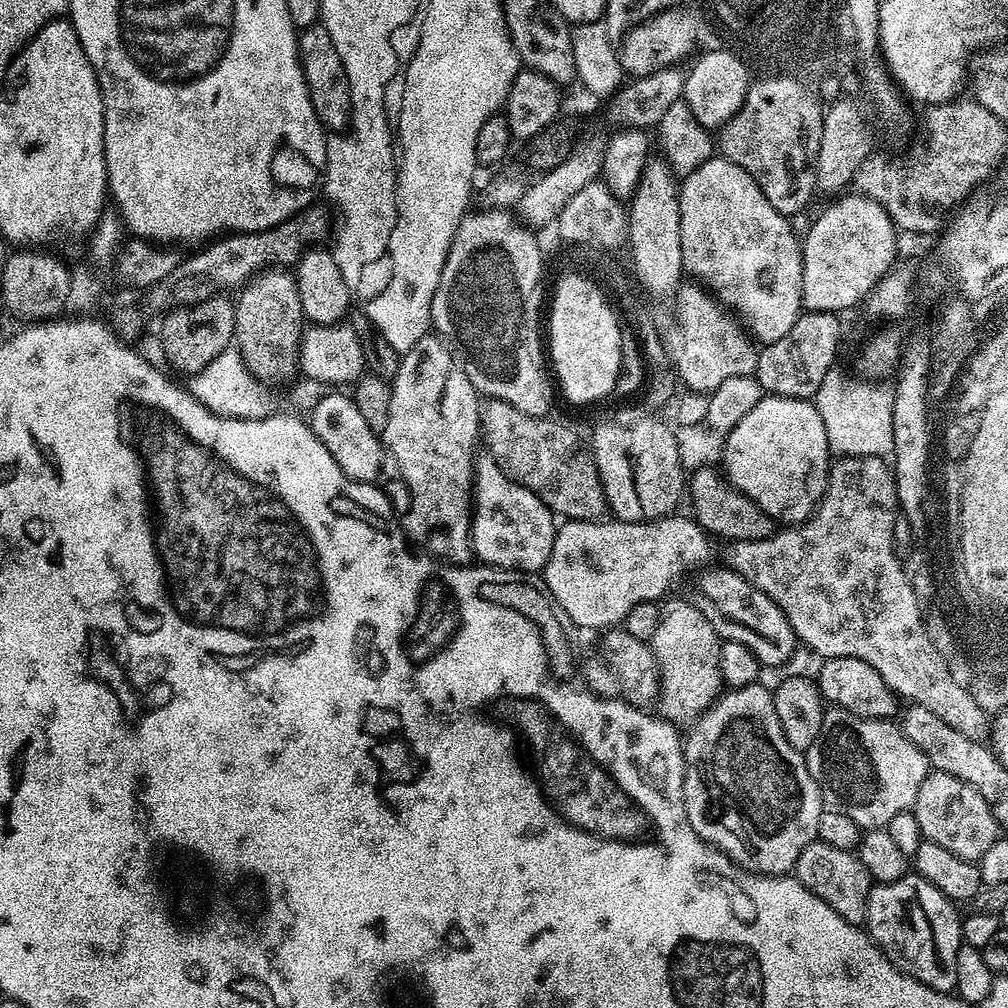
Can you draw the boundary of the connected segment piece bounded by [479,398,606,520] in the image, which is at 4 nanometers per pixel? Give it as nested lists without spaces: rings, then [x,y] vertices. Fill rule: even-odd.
[[[488,398],[480,406],[480,435],[499,471],[529,488],[557,517],[596,520],[606,512],[604,491],[592,453],[572,428],[553,418],[538,422],[504,400]]]

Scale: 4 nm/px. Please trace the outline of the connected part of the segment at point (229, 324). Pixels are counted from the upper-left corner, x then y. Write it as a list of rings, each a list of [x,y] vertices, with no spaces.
[[[217,294],[202,303],[181,305],[168,310],[158,335],[167,365],[176,371],[193,376],[229,349],[236,332],[235,303],[225,295]]]

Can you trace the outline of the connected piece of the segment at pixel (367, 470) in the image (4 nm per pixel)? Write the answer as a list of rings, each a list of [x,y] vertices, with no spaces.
[[[336,390],[334,394],[329,393],[321,399],[310,411],[310,427],[312,433],[330,450],[330,458],[338,462],[340,473],[349,476],[352,480],[357,480],[360,484],[371,484],[380,472],[380,463],[386,460],[386,452],[382,447],[381,437],[374,430],[370,430],[370,425],[366,418],[358,411],[358,406],[352,401],[351,395]]]

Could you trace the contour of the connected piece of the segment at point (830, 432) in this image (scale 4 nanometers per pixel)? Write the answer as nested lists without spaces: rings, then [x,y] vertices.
[[[826,374],[822,386],[817,390],[814,403],[822,415],[822,422],[826,427],[828,448],[831,453],[838,456],[878,456],[891,455],[893,450],[893,436],[889,432],[890,414],[893,404],[894,389],[888,382],[890,380],[876,380],[880,384],[856,384],[844,380],[840,374]]]

